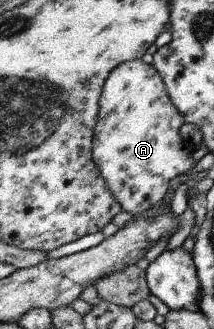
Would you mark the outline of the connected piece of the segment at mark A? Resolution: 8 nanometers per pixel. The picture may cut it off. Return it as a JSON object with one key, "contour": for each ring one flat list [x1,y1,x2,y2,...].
{"contour":[[141,59,125,60,108,73,98,106,91,140,93,163,121,210,142,213,156,206,170,182,194,164,178,135,183,118,168,100,154,67]]}

